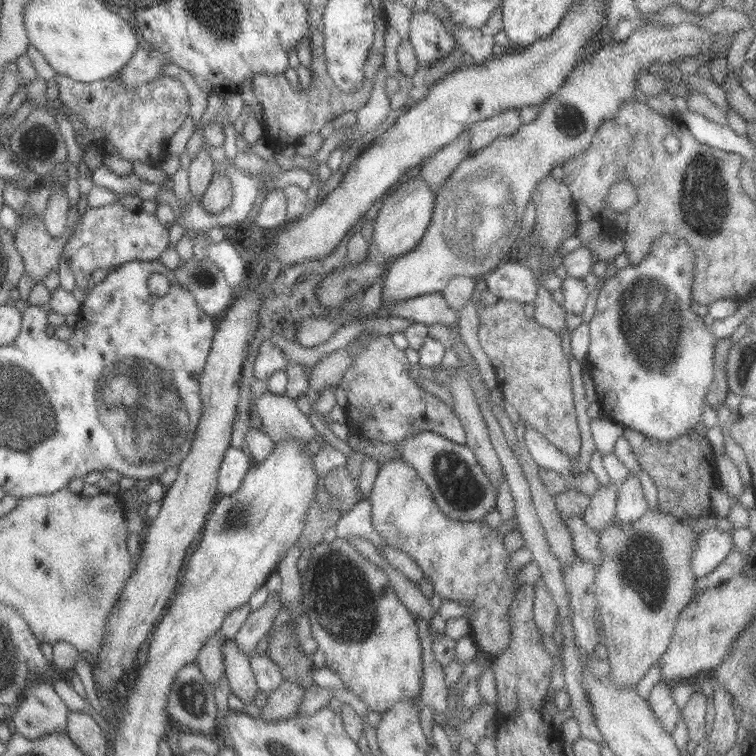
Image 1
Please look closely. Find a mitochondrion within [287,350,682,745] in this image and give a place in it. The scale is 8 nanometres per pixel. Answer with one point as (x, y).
(646, 565)

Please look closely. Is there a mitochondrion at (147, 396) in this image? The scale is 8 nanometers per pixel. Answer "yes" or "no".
yes

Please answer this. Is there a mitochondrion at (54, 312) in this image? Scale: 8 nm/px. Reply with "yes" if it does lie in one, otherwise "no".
no

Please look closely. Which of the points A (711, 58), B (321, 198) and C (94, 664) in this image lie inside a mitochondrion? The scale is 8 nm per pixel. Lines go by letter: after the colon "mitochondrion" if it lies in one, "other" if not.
A: other
B: other
C: other

